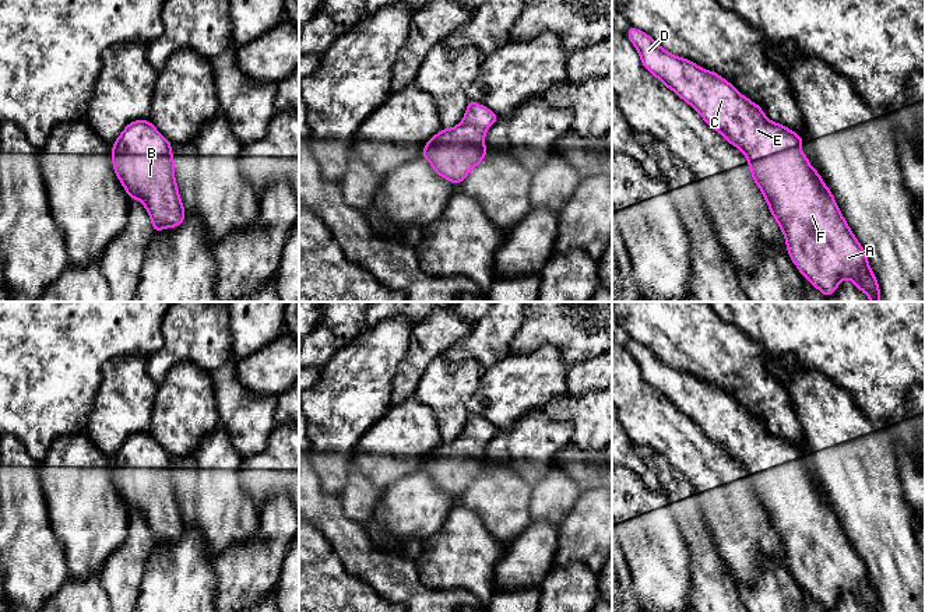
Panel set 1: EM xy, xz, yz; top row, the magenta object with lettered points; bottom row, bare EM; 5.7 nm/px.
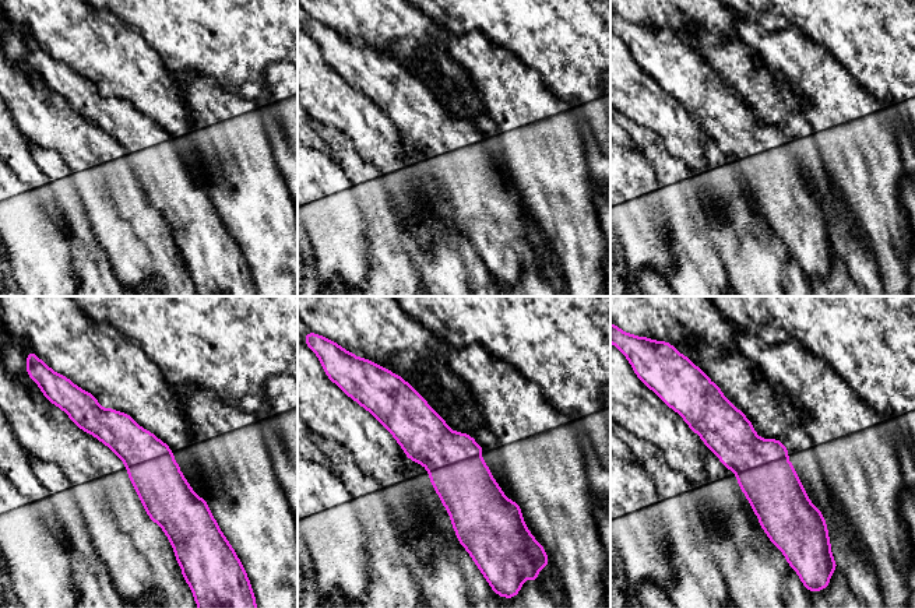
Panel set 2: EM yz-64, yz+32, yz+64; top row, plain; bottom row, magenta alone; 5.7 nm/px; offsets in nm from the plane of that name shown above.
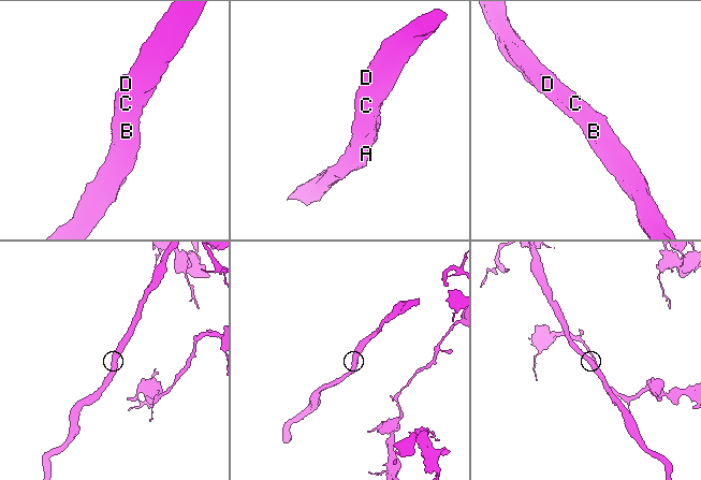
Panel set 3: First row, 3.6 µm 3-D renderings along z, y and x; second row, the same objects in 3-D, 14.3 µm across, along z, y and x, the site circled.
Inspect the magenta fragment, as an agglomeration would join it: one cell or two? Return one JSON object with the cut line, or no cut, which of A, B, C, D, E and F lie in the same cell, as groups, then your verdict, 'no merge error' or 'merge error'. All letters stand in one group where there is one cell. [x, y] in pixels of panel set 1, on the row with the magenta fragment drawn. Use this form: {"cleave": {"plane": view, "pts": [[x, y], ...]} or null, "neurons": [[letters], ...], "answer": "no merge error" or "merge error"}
{"cleave": null, "neurons": [["A", "B", "C", "D", "E", "F"]], "answer": "no merge error"}

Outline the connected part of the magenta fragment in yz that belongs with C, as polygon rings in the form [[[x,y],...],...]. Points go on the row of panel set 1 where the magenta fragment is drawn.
[[[629,25],[627,36],[646,70],[746,156],[798,271],[823,296],[833,295],[843,279],[851,279],[871,302],[880,302],[866,252],[801,150],[805,140],[771,122],[757,103],[715,71],[669,53],[634,27]]]

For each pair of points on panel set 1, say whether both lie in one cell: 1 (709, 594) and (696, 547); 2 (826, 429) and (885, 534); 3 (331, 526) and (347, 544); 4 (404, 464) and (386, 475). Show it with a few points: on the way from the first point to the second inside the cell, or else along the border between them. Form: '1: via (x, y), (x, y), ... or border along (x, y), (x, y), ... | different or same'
1: via (709, 583), (704, 558) | same
2: via (840, 456), (860, 475), (872, 507) | same
3: via (336, 530), (345, 540) | same
4: via (400, 468), (390, 471) | same

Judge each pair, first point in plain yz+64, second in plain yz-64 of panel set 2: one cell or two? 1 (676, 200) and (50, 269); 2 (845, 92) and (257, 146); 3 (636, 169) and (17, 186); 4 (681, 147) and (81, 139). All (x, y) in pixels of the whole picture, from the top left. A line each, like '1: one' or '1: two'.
1: two
2: one
3: one
4: one

